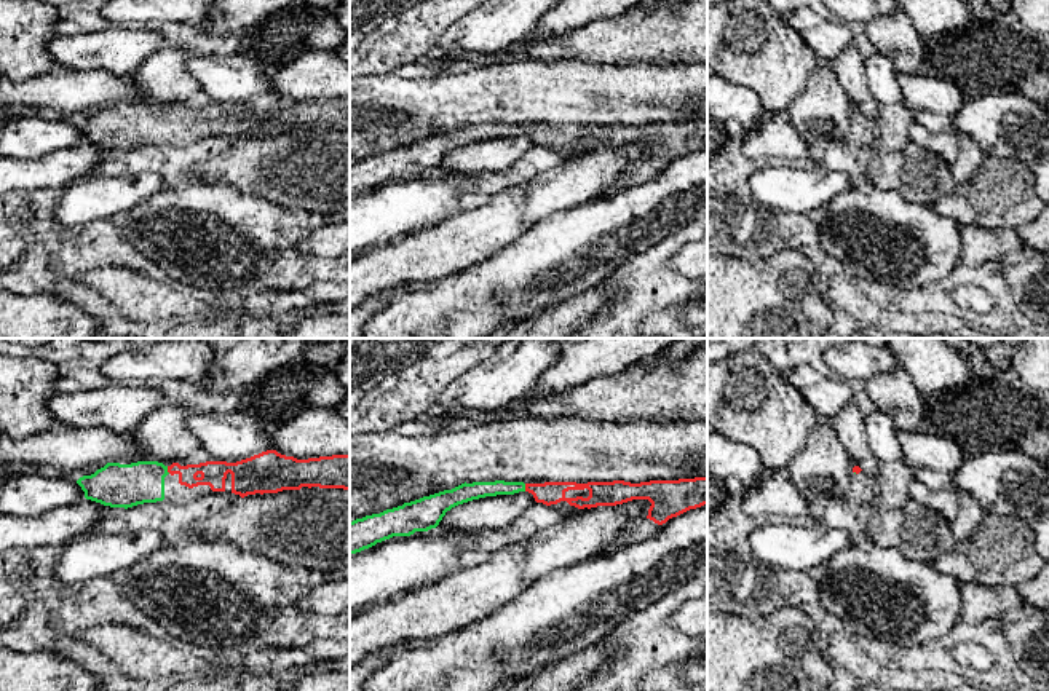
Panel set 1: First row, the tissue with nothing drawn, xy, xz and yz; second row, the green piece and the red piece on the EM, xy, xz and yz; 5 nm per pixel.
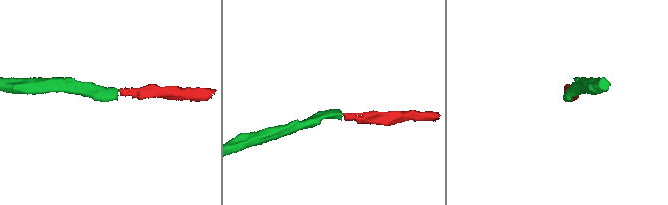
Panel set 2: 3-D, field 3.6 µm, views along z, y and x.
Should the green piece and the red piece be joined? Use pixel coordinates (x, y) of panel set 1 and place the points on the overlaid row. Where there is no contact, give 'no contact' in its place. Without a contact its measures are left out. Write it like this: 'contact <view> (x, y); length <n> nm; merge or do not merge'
contact xy (166, 469); length 40 nm; merge

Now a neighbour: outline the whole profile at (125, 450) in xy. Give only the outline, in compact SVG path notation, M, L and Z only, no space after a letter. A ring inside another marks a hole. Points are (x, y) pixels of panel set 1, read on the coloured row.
M54 424L49 431L14 440L0 436L0 487L18 476L46 476L78 480L107 463L150 461L131 432L75 429Z

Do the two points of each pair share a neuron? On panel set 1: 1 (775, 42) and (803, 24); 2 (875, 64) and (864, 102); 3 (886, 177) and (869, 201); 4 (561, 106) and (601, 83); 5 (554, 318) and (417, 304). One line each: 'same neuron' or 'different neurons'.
1: different neurons
2: different neurons
3: different neurons
4: same neuron
5: different neurons

